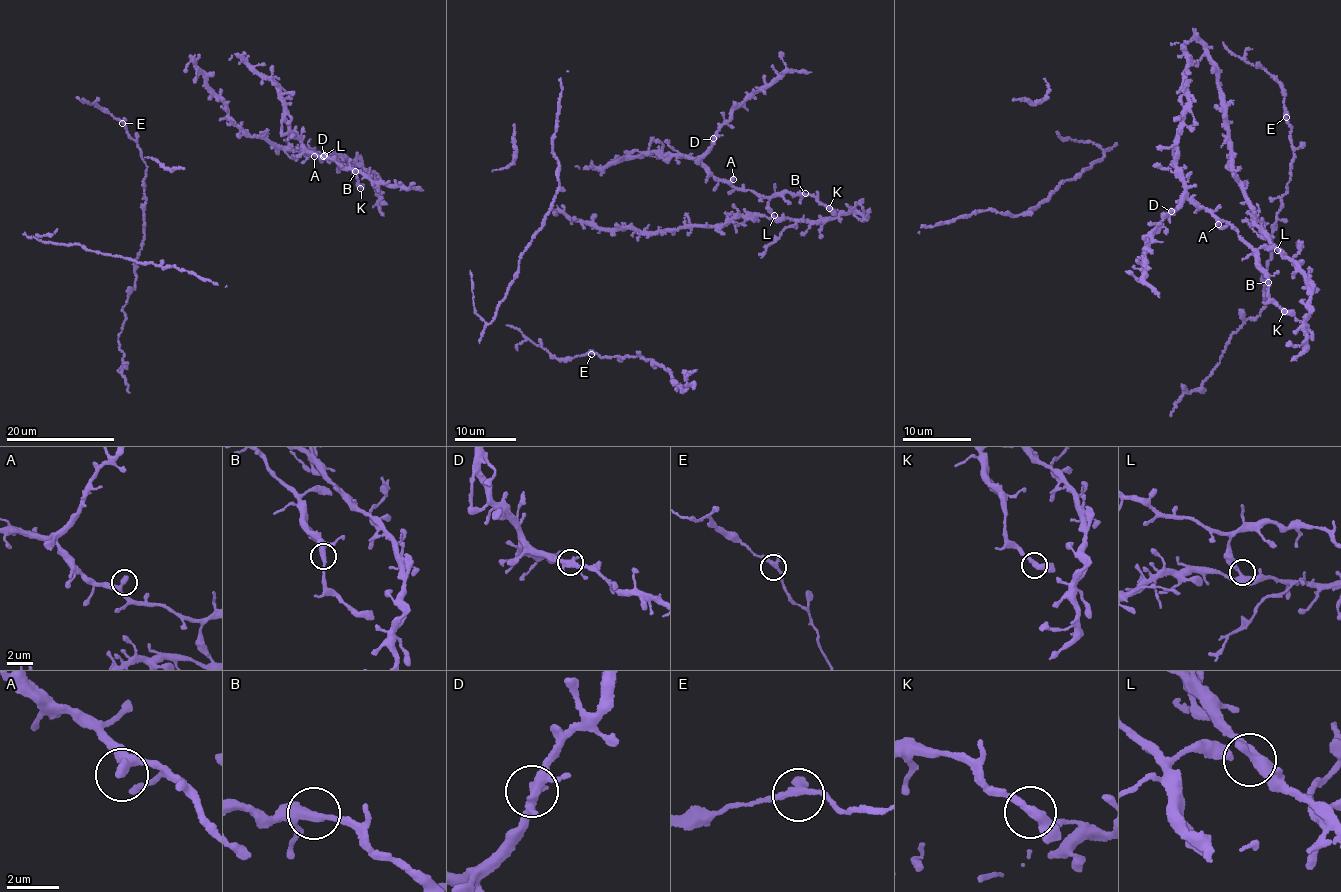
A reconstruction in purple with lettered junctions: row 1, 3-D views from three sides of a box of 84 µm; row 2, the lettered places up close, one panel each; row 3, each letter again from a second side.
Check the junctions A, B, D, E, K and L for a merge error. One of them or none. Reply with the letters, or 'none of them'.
none of them

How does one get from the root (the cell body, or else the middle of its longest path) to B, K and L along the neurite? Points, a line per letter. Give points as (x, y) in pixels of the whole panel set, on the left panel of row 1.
B: (194, 63), (205, 86), (222, 101), (227, 118), (246, 133), (263, 135), (295, 151), (313, 149), (355, 171)
K: (194, 63), (205, 86), (222, 101), (227, 118), (246, 133), (336, 159), (352, 170), (360, 188)
L: (194, 63), (205, 86), (222, 101), (227, 118), (246, 133), (263, 135), (295, 151), (311, 148), (324, 155)

